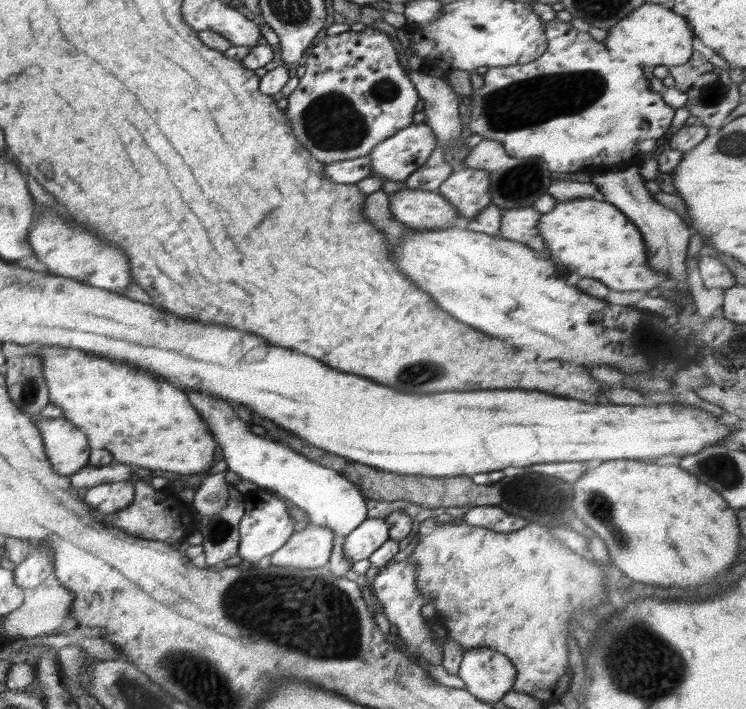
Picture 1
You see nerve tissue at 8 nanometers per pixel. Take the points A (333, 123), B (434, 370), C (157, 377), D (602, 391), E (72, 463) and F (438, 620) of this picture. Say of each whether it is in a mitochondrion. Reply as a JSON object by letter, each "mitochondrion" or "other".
{"A":"mitochondrion","B":"mitochondrion","C":"other","D":"other","E":"other","F":"other"}

